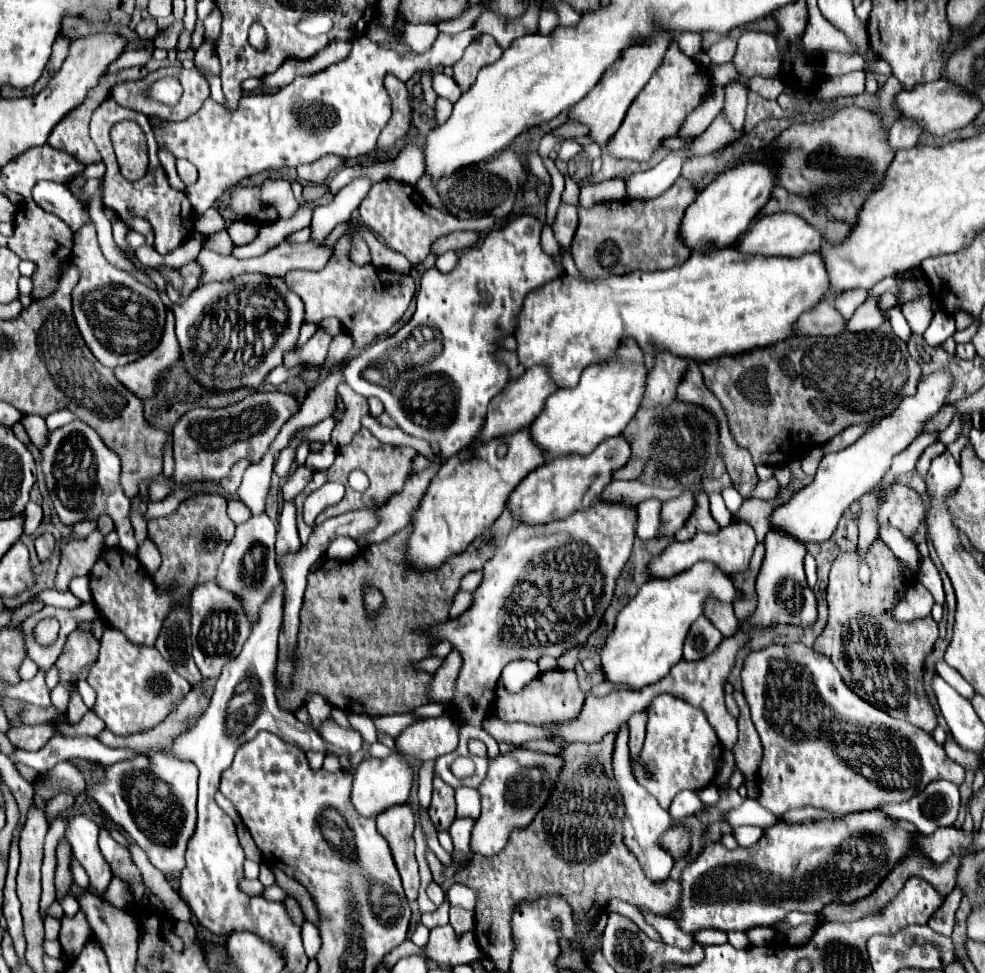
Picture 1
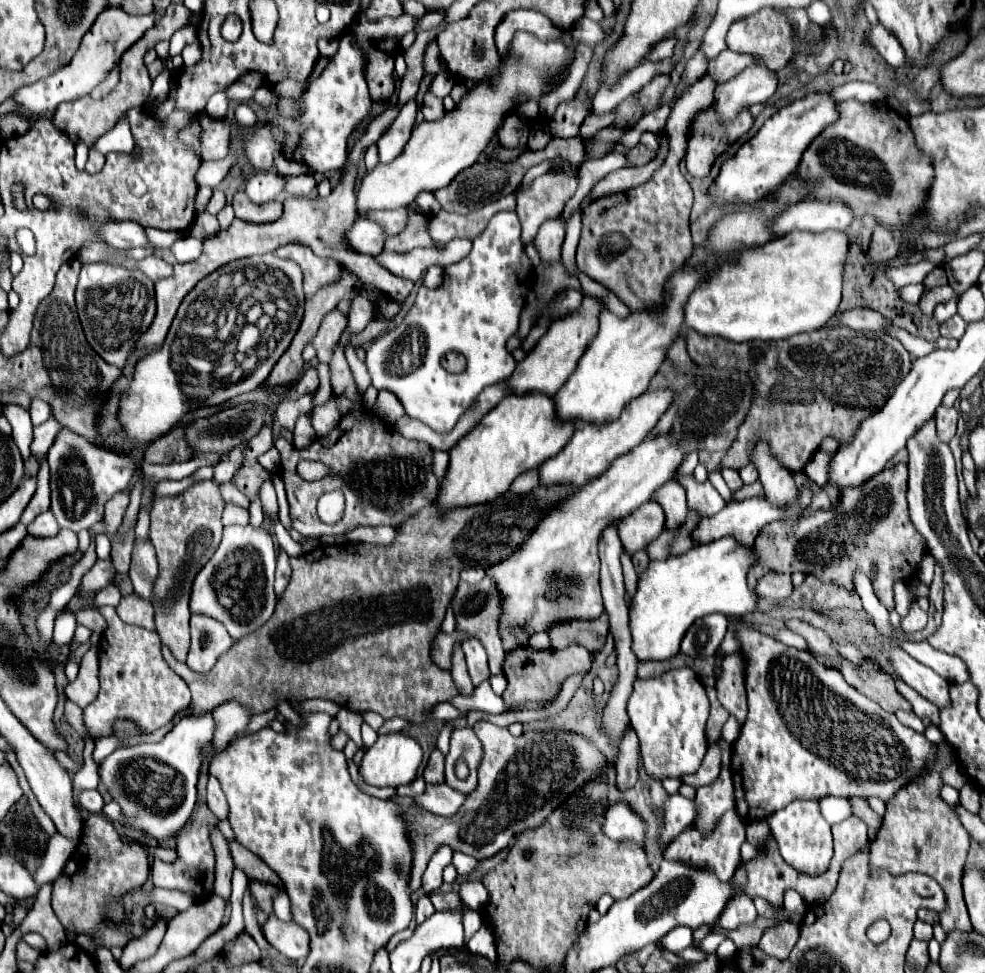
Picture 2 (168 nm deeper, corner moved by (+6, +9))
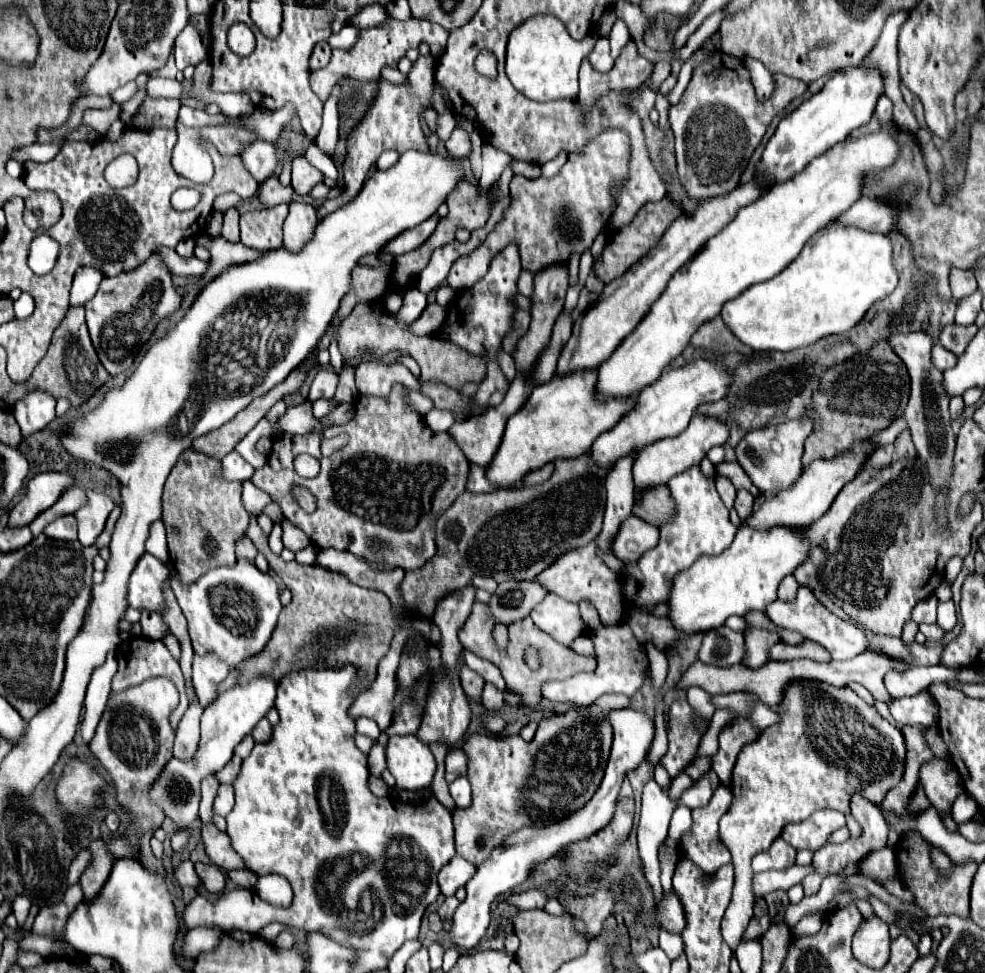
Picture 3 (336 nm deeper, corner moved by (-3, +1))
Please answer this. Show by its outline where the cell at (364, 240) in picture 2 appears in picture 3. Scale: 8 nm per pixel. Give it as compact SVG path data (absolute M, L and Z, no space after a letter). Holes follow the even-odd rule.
M434 214L434 216L430 216L428 220L424 220L422 224L418 224L416 228L410 228L410 230L402 232L400 236L396 236L392 242L386 244L384 252L390 252L390 254L398 256L398 254L404 254L404 252L410 252L410 250L418 248L418 246L424 244L424 240L434 232L438 220L440 220L440 216Z

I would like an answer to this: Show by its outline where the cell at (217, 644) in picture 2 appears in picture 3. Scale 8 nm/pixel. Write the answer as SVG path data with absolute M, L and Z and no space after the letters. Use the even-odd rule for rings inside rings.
M194 656L192 682L194 682L194 690L202 708L214 702L214 698L218 696L216 690L228 676L228 670L230 666L220 662L214 656Z

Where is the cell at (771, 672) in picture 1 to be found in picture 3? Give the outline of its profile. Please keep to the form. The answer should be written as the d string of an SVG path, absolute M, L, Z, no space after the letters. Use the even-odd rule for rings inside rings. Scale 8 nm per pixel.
M822 682L790 684L780 708L784 710L780 724L766 728L758 740L744 744L738 754L730 784L734 800L730 810L720 818L720 842L732 854L736 868L730 906L722 920L722 936L732 952L754 916L754 872L750 860L758 852L768 850L790 822L806 820L822 808L848 814L854 792L880 804L886 792L902 780L904 772L906 746L902 732L878 718L850 688L834 688ZM850 710L860 716L860 722L846 722Z

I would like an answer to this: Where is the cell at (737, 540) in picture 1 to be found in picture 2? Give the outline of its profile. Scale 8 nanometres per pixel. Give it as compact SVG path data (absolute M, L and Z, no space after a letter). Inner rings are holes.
M799 492L797 496L797 504L793 508L789 508L787 512L783 510L777 510L773 508L765 498L749 498L749 500L743 500L743 502L729 502L719 514L707 518L707 520L701 520L699 526L695 528L693 532L693 544L705 544L705 542L711 542L711 540L719 540L719 538L727 538L731 536L737 544L743 544L743 546L751 546L753 540L757 538L759 530L773 522L773 520L783 520L783 518L789 518L791 514L795 512L803 512L811 502L811 494L809 492Z

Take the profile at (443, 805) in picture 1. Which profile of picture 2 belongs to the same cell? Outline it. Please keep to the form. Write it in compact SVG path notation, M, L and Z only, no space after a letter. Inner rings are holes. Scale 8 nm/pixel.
M433 750L431 756L429 756L429 762L423 770L423 778L427 784L443 784L443 762L445 762L445 756L439 752L439 750Z

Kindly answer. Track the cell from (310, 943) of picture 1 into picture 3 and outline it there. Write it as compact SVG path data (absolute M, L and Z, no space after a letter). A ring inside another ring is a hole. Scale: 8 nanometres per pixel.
M260 876L256 882L256 894L276 906L288 906L292 902L292 888L284 876Z

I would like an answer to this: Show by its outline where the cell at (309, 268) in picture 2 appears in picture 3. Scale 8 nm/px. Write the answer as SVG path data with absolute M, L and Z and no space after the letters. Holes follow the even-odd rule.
M310 200L292 202L288 218L284 222L284 246L294 252L300 250L312 238L316 224L318 216Z

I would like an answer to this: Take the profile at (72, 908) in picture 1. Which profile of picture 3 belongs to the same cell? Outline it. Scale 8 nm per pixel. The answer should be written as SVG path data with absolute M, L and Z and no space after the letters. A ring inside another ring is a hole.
M18 896L18 898L14 898L14 902L12 902L12 912L14 912L14 916L16 916L18 928L24 926L24 922L26 922L26 918L28 918L28 912L30 912L30 906L32 906L32 902L30 902L28 896Z

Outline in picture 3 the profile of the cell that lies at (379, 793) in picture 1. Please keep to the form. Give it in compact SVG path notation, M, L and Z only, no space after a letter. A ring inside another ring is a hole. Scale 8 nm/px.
M392 736L386 748L386 758L398 788L426 790L432 786L436 762L428 744L418 740L418 736Z

